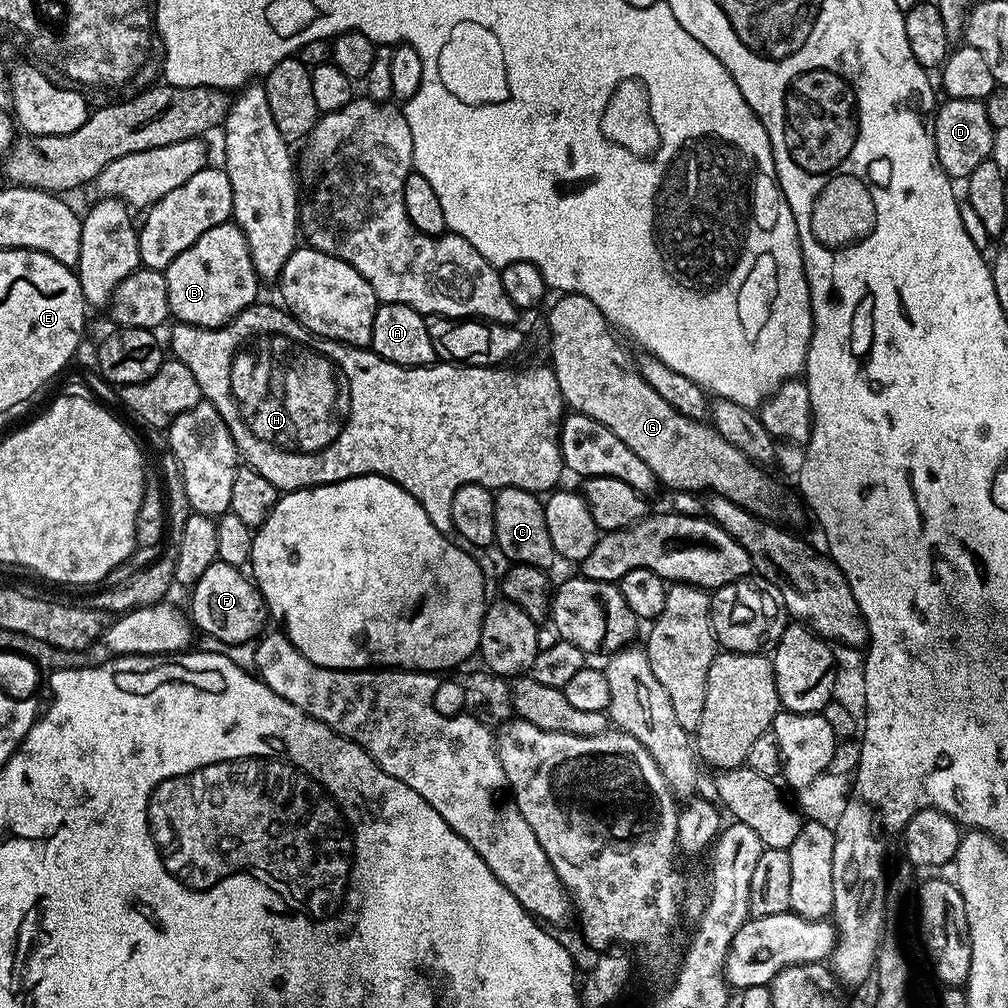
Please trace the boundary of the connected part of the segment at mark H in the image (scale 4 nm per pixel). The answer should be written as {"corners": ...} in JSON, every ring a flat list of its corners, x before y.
{"corners":[[257,302,251,304,246,310,242,310,228,324,223,324,221,328,203,328,202,326,194,326,193,324,173,323,172,328,172,348,170,344,170,352,173,357,188,367,190,374,194,374,194,382,198,382,201,397,207,403,214,406,214,410,218,410,218,414,222,414,222,422,226,422,226,426,230,430,230,438,234,438,234,446,236,447,239,459,243,461,247,467,252,468,258,474,262,474,262,478,266,478,266,482,270,482,281,493,296,492,299,488,313,488,319,484,333,484,339,480,345,480,351,476,389,476,398,486,402,486,402,490,406,490,406,494,410,494,422,506,422,510,426,510,426,518,430,518,430,522,434,522,434,526,438,526,438,530,445,534,453,531,452,515,450,514,450,502,456,489,463,484,480,484,483,488,489,490,499,490,502,488,521,488,527,492,537,494,547,493,549,490,555,489,556,484,560,480,560,472,562,473,562,461,560,459,560,421,566,415,566,403,564,396,560,393,558,386,558,378,552,373,551,367,544,368,508,368,512,366,489,366,487,364,465,364,463,362,437,362,435,364,427,364,426,366,418,366,417,368,403,368,394,362,386,362,386,358,382,358,371,347,354,348,350,344,340,344,337,340,327,340,321,336,316,336,312,332,308,332,302,327,293,316,288,315,283,307,275,308,272,304,263,304]]}

